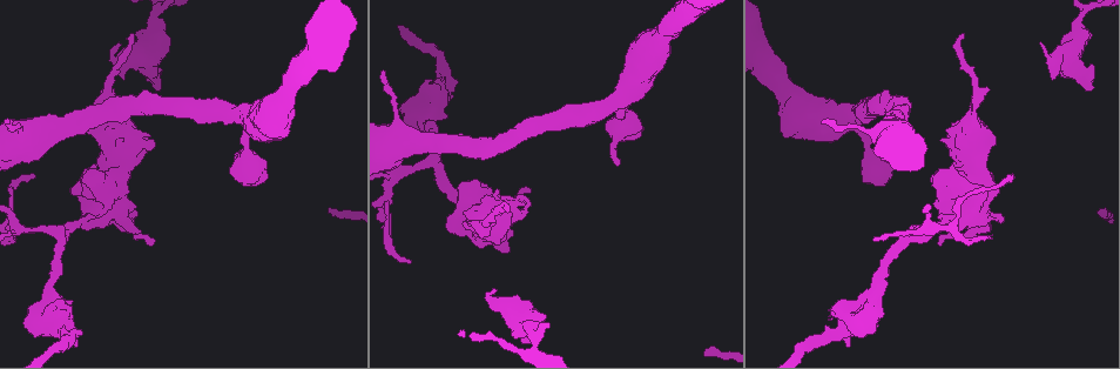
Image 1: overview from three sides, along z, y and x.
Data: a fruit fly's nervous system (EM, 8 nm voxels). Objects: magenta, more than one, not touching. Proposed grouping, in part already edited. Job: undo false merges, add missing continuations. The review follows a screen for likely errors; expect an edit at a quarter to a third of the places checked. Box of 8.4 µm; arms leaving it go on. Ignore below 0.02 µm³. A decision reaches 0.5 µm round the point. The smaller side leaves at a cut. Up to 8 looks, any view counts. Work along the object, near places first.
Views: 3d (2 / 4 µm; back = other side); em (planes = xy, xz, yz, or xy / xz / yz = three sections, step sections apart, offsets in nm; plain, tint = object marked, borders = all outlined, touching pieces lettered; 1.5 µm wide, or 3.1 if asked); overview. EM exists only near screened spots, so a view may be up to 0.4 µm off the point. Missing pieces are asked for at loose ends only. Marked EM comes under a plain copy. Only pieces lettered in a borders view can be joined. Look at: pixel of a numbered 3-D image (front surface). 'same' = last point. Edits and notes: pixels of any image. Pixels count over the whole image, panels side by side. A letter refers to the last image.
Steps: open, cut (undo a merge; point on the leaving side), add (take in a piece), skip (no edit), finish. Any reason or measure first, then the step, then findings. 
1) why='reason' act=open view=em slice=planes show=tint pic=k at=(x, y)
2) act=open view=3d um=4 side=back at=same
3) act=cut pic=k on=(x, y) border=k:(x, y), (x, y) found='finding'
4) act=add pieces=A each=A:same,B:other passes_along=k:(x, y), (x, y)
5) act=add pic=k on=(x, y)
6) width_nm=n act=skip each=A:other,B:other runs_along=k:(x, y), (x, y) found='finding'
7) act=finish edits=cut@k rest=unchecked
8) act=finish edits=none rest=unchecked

act=open view=3d um=2 pic=1 at=(510, 209)

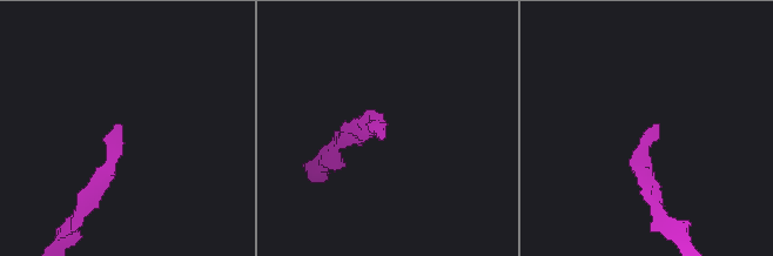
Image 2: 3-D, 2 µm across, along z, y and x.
why='need the tissue' act=open view=em slice=xz step=8 show=borders pic=2 at=(656, 128)

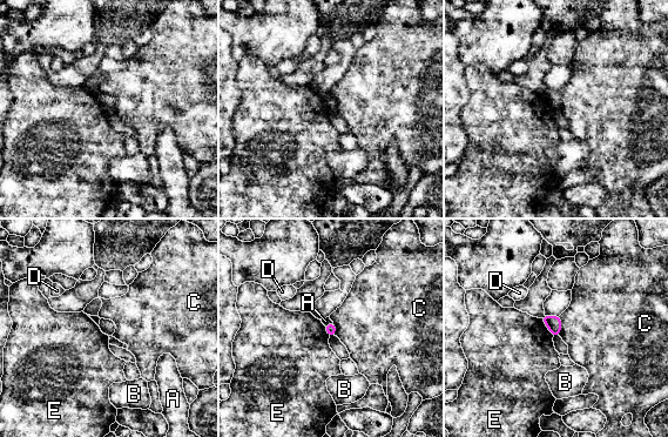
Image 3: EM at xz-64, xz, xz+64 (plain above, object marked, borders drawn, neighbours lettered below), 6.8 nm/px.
act=open view=em slice=planes show=borders at=same

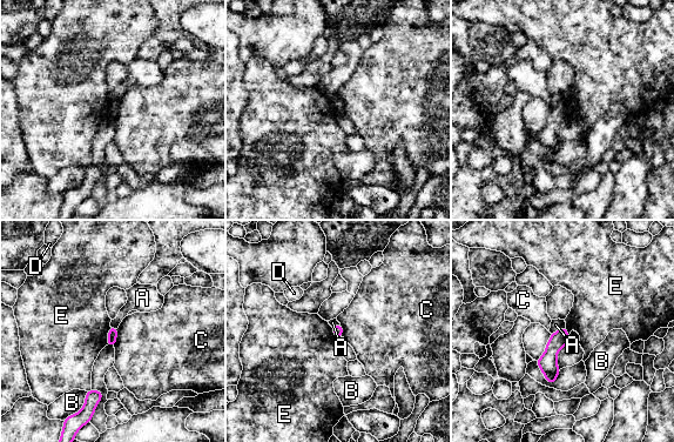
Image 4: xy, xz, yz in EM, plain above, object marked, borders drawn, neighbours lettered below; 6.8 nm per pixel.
longest_contact=C:140nm act=skip each=A:other,B:other,C:other,D:other,E:other found='none of them fits'

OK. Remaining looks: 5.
act=open view=3d um=2 pic=1 at=(938, 216)

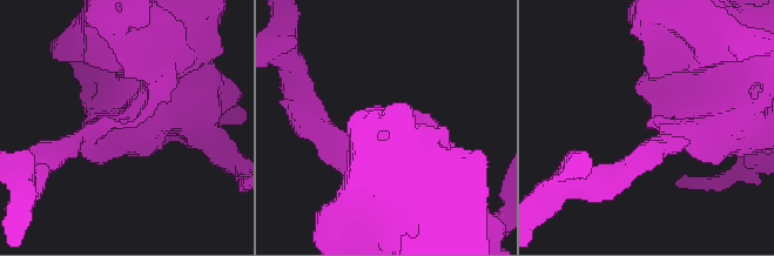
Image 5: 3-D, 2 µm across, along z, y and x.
arm_widths_nm=180,500 why='shape alone is not enough' act=open view=em slice=yz step=8 show=borders pic=5 at=(648, 122)

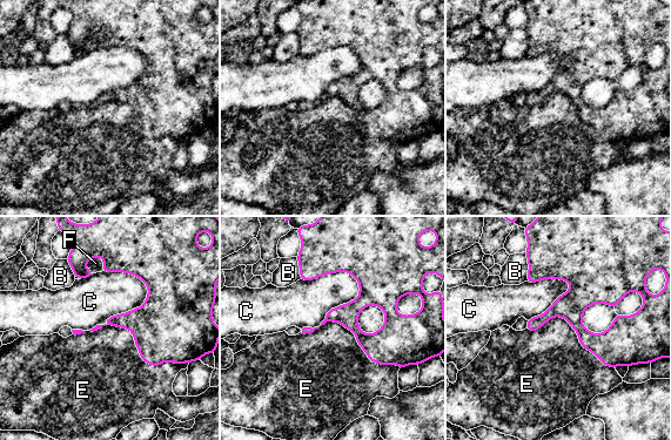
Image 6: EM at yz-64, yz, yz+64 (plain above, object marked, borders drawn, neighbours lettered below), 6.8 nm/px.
act=skip each=B:other,C:other,E:other,F:other border=6:(351, 273), (359, 295), (319, 325) found='none of them fits'

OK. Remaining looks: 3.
why='an open end' act=open view=3d um=4 side=back pic=1 at=(619, 162)

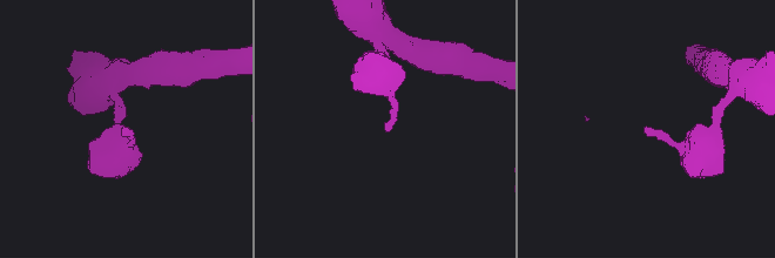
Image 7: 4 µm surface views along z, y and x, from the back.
why='shape alone is not enough' act=open view=em slice=yz step=4 show=borders pic=7 at=(645, 127)

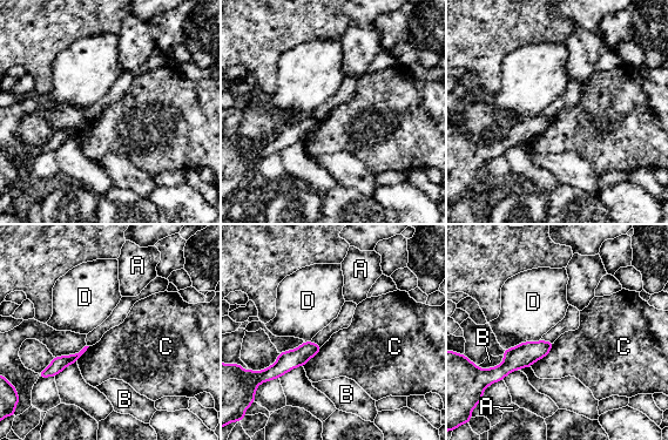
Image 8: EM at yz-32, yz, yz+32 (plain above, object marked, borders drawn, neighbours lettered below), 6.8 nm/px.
act=open view=em slice=planes show=borders at=same

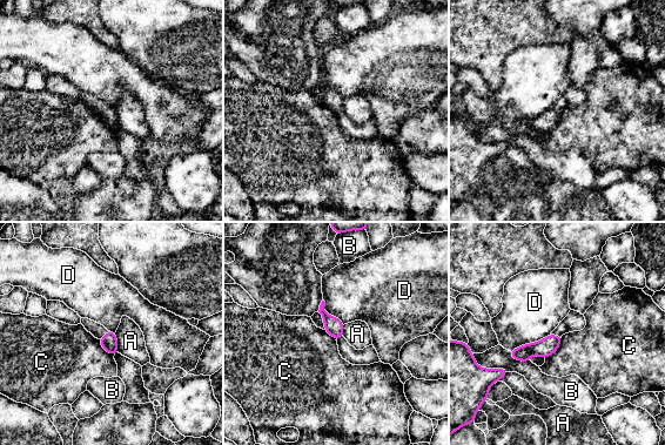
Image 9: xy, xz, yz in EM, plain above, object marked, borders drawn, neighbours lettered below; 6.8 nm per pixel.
width_nm=110 act=skip each=A:other,B:other,C:other,D:other border=9:(562, 337), (558, 348), (545, 358) found='no lettered piece goes on from it'

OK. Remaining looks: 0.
act=finish edits=none rest=unchecked

